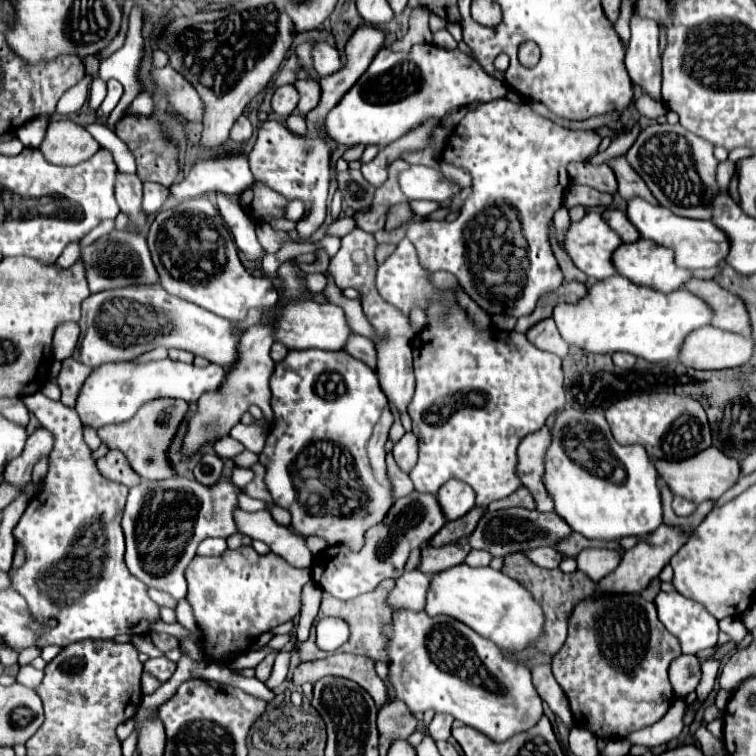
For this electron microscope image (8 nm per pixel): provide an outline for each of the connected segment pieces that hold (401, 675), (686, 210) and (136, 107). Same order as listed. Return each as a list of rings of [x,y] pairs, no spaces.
[[[399,611],[393,615],[393,623],[385,627],[389,635],[389,681],[397,691],[397,699],[405,701],[413,715],[433,709],[435,713],[449,713],[463,725],[469,725],[489,739],[501,743],[507,741],[533,725],[543,715],[543,701],[531,683],[531,673],[527,667],[507,661],[497,645],[489,639],[483,639],[479,633],[455,621],[451,617],[429,617],[425,611]]]
[[[651,123],[641,129],[639,137],[625,153],[631,167],[643,177],[653,197],[673,211],[679,217],[689,219],[709,219],[711,217],[711,199],[719,193],[715,181],[717,159],[713,157],[713,145],[701,137],[689,133],[679,123],[677,125],[659,125]]]
[[[141,92],[131,103],[125,112],[125,116],[137,114],[139,116],[148,116],[154,110],[153,94]]]

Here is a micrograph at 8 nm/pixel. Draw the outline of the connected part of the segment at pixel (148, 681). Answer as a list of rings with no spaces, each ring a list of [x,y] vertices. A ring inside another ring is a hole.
[[[147,671],[143,673],[143,679],[141,679],[141,689],[143,689],[143,695],[151,695],[153,691],[157,691],[157,687],[159,687],[161,683],[159,683],[159,679],[155,679],[153,675],[149,675]]]

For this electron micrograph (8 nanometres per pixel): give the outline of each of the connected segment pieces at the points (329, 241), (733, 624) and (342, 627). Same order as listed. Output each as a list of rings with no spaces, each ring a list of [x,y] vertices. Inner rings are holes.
[[[323,237],[317,243],[327,253],[327,257],[333,257],[337,253],[337,249],[339,249],[339,239],[337,237]]]
[[[727,617],[727,619],[721,619],[719,621],[719,629],[725,631],[733,643],[739,643],[745,635],[747,635],[747,629],[743,625],[743,621],[739,617]]]
[[[325,617],[317,623],[317,647],[335,653],[349,639],[349,625],[337,617]]]

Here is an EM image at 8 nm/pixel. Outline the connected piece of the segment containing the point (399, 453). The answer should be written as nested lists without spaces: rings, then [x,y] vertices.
[[[411,431],[405,433],[395,445],[393,445],[393,455],[397,465],[409,473],[413,469],[413,465],[417,463],[417,453],[419,453],[419,439],[417,435],[413,435]]]

